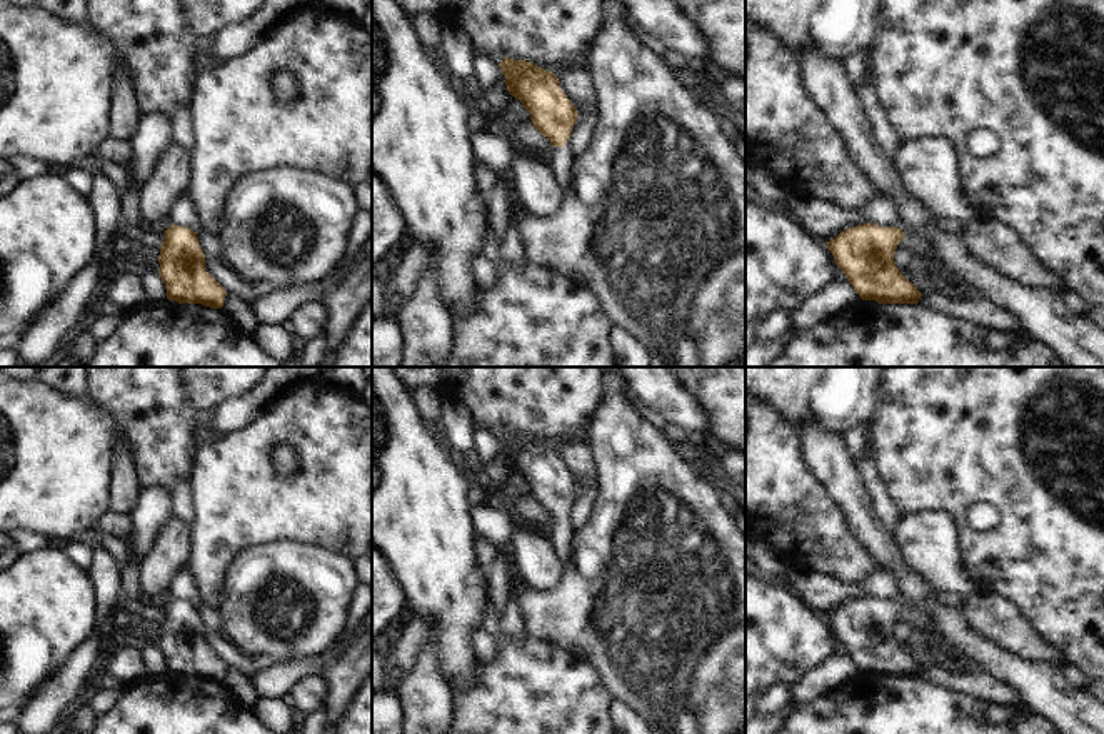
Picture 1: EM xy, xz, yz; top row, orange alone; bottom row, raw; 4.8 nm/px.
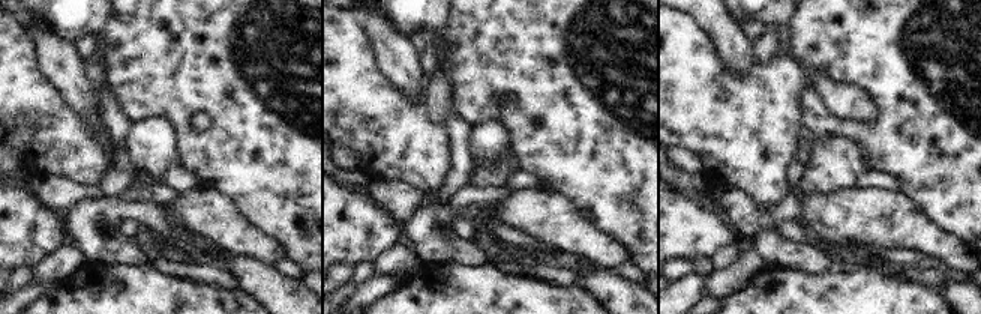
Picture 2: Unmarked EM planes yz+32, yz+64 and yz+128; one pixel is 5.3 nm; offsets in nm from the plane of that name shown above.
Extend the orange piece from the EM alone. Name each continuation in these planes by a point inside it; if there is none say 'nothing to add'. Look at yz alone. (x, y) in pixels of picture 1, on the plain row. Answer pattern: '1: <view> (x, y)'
1: yz (914, 616)

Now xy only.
nothing to add

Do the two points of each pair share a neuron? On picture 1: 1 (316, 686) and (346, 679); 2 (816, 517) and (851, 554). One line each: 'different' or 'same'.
1: different
2: same

